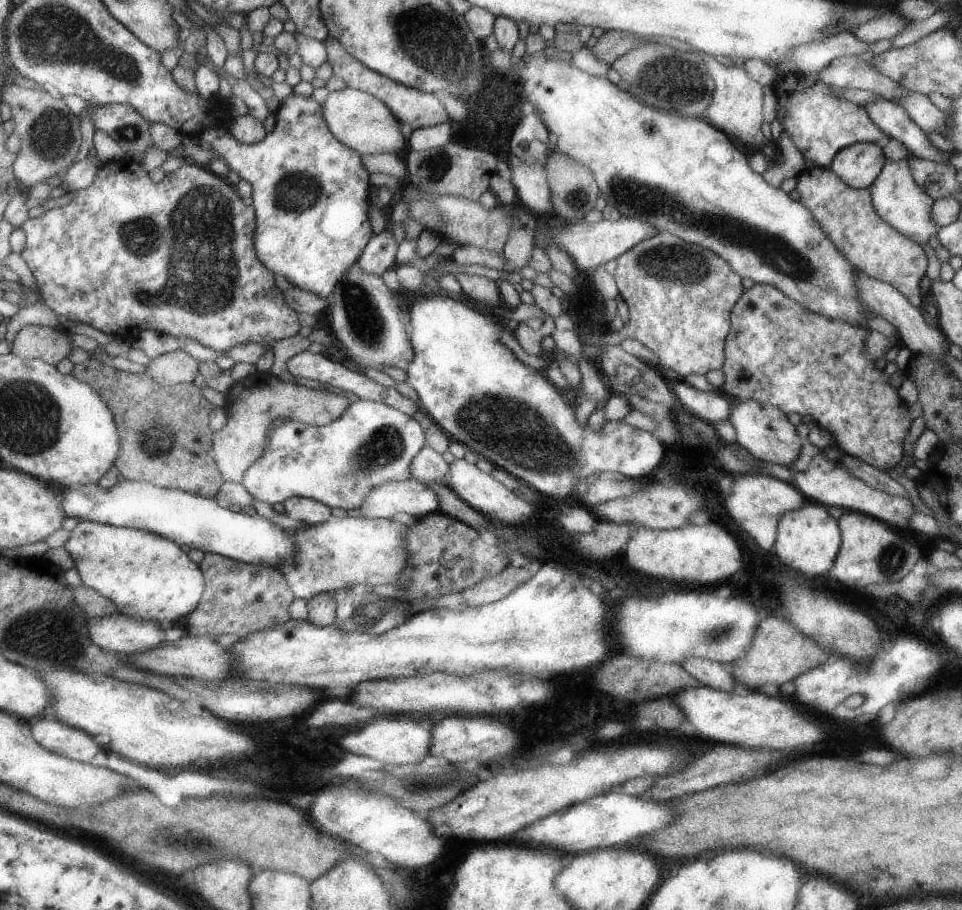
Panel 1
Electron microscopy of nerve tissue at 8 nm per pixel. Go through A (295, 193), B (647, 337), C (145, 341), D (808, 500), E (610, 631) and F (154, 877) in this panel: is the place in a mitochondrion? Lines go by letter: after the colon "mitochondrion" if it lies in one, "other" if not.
A: mitochondrion
B: other
C: other
D: other
E: other
F: other

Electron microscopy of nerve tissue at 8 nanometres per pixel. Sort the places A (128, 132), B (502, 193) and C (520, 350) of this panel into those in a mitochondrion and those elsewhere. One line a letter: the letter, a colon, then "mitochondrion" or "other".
A: mitochondrion
B: other
C: other

